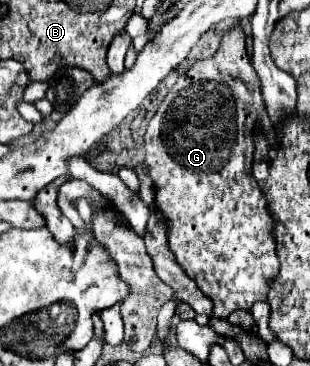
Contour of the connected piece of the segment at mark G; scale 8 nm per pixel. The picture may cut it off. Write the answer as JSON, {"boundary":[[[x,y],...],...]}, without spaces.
{"boundary":[[[232,26],[232,28],[226,28],[224,32],[224,38],[222,38],[222,44],[218,48],[218,52],[208,58],[208,60],[200,60],[196,64],[192,64],[180,78],[178,82],[172,86],[172,90],[166,94],[164,102],[160,104],[158,112],[154,114],[154,118],[150,120],[148,124],[148,130],[144,134],[144,146],[146,146],[146,158],[144,158],[144,168],[148,170],[150,178],[152,178],[152,186],[154,186],[154,206],[156,210],[164,216],[166,220],[166,236],[168,236],[168,244],[170,244],[170,250],[174,252],[176,256],[176,262],[180,264],[180,268],[186,272],[188,278],[192,278],[196,282],[196,286],[212,300],[214,308],[214,316],[216,318],[228,318],[230,312],[238,310],[238,308],[244,308],[244,310],[250,310],[250,306],[258,300],[266,300],[266,294],[268,294],[268,284],[270,280],[278,274],[278,258],[276,258],[276,244],[272,240],[272,226],[274,226],[274,220],[272,216],[268,214],[266,210],[266,198],[260,190],[260,186],[254,186],[254,178],[250,174],[250,168],[252,168],[252,130],[256,126],[264,126],[266,130],[266,136],[268,140],[272,142],[274,136],[272,136],[272,122],[268,118],[268,114],[264,112],[264,100],[260,96],[260,86],[258,86],[258,76],[250,64],[250,58],[246,54],[246,34],[242,28],[238,26]]]}

